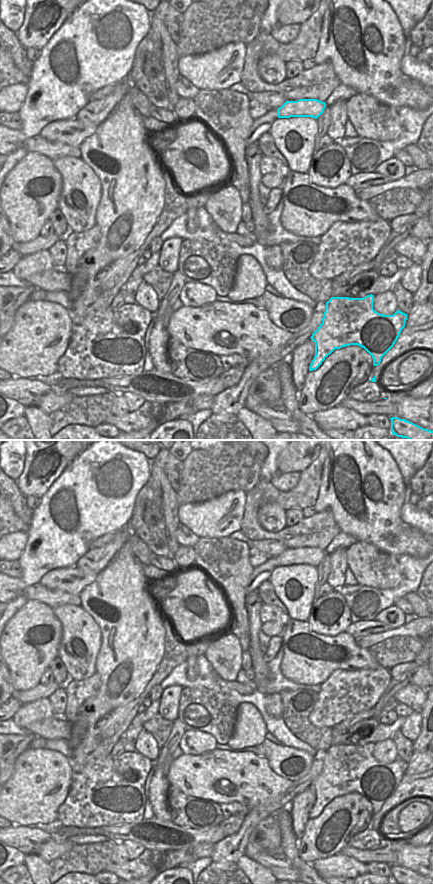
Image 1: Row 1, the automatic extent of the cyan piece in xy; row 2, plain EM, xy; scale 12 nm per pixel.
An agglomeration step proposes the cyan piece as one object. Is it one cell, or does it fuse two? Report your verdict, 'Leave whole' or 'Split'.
Split.

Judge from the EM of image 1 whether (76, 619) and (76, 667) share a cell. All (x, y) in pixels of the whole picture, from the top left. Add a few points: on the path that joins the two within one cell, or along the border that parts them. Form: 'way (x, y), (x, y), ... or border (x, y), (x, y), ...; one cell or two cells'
way (79, 631), (88, 649), (86, 655); one cell

